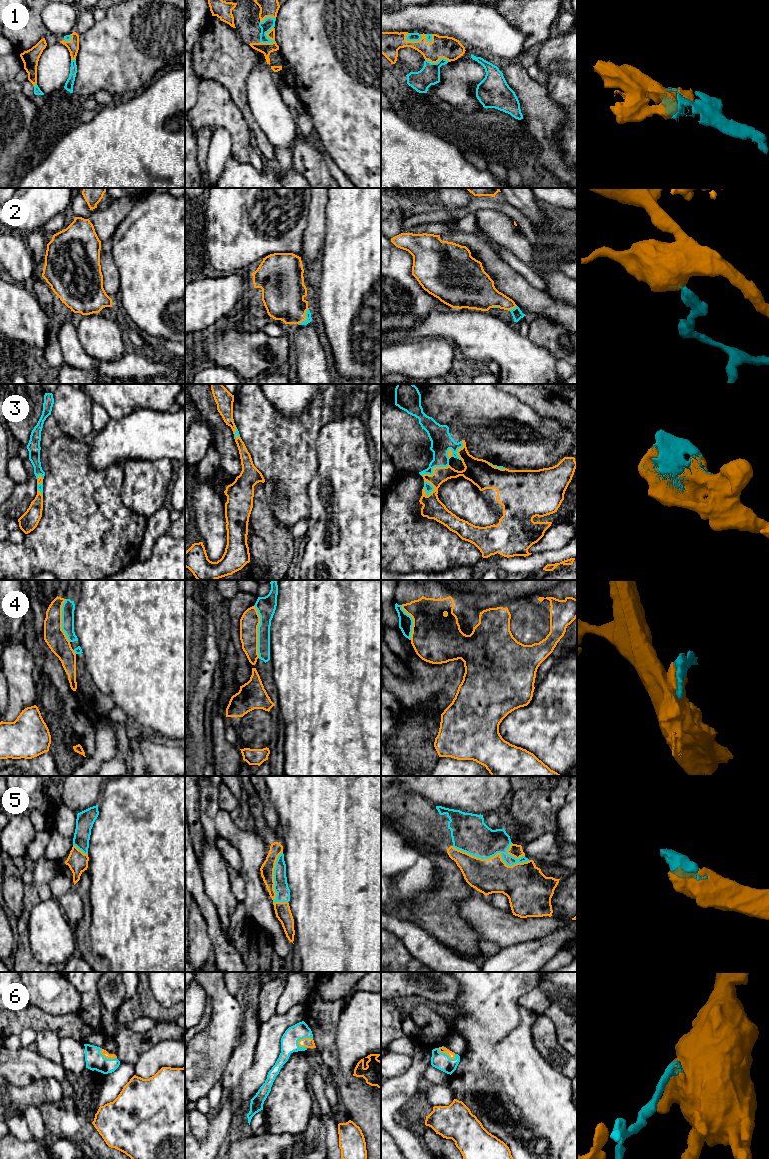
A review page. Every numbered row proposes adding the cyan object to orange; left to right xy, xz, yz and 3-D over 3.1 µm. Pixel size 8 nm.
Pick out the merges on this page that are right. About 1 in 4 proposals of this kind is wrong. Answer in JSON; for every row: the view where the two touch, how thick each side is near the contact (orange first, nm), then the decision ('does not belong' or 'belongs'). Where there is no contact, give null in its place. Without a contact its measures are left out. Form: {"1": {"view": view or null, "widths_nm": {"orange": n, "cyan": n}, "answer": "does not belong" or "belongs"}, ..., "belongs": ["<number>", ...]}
{"1": {"view": "xz", "widths_nm": {"orange": 60, "cyan": 90}, "answer": "belongs"}, "2": {"view": "xz", "widths_nm": {"orange": 340, "cyan": 50}, "answer": "belongs"}, "3": {"view": "yz", "widths_nm": {"orange": 130, "cyan": 180}, "answer": "belongs"}, "4": {"view": "xz", "widths_nm": {"orange": 160, "cyan": 160}, "answer": "does not belong"}, "5": {"view": "yz", "widths_nm": {"orange": 280, "cyan": 280}, "answer": "belongs"}, "6": {"view": "xz", "widths_nm": {"orange": 80, "cyan": 140}, "answer": "belongs"}, "belongs": ["1", "2", "3", "5", "6"]}

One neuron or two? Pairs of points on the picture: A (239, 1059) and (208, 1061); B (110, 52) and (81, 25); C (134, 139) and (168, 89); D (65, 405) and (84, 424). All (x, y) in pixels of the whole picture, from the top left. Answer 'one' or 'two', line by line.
A: two
B: two
C: one
D: one

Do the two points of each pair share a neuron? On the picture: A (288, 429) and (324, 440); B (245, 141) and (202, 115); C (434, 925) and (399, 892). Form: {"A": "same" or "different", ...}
{"A": "different", "B": "same", "C": "different"}

